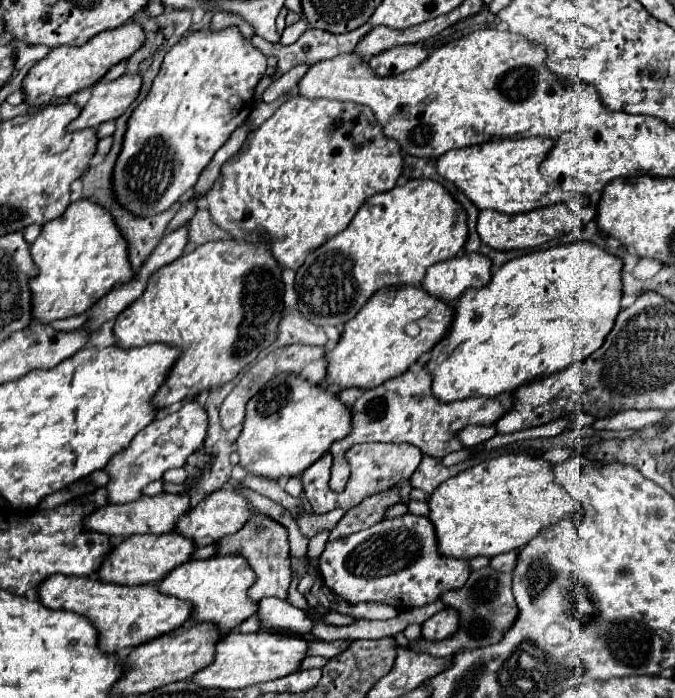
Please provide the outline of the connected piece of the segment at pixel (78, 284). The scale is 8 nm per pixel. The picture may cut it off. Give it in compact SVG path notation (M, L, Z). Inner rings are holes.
M90 199L74 201L62 217L42 227L40 237L32 243L32 259L38 267L38 277L30 281L32 315L42 323L86 313L108 289L134 277L128 261L128 243L114 217Z

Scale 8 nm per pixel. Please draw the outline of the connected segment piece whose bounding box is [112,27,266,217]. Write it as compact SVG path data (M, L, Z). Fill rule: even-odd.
M226 27L222 31L200 29L178 41L178 45L166 53L150 93L128 121L124 147L112 177L116 199L138 217L158 215L176 203L196 185L200 173L212 161L214 153L228 141L230 133L250 115L250 109L254 107L254 89L264 77L264 71L266 57L240 35L238 27Z

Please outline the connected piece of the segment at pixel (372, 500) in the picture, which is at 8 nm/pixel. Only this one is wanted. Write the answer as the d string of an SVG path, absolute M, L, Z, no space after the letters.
M394 487L386 489L386 491L380 491L380 493L372 495L372 497L366 497L366 501L362 501L354 509L350 509L338 521L338 525L330 531L330 541L338 539L338 537L352 535L352 533L356 533L360 529L366 529L366 527L372 527L372 525L380 523L384 519L386 509L400 503L400 499L402 499L402 495Z

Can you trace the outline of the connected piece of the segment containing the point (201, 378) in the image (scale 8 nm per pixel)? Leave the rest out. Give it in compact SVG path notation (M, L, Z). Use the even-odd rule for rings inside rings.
M208 241L150 275L142 297L116 319L116 345L128 349L166 343L182 349L170 377L154 397L158 407L170 407L188 395L228 383L252 363L276 339L282 299L282 267L272 257L268 241Z

